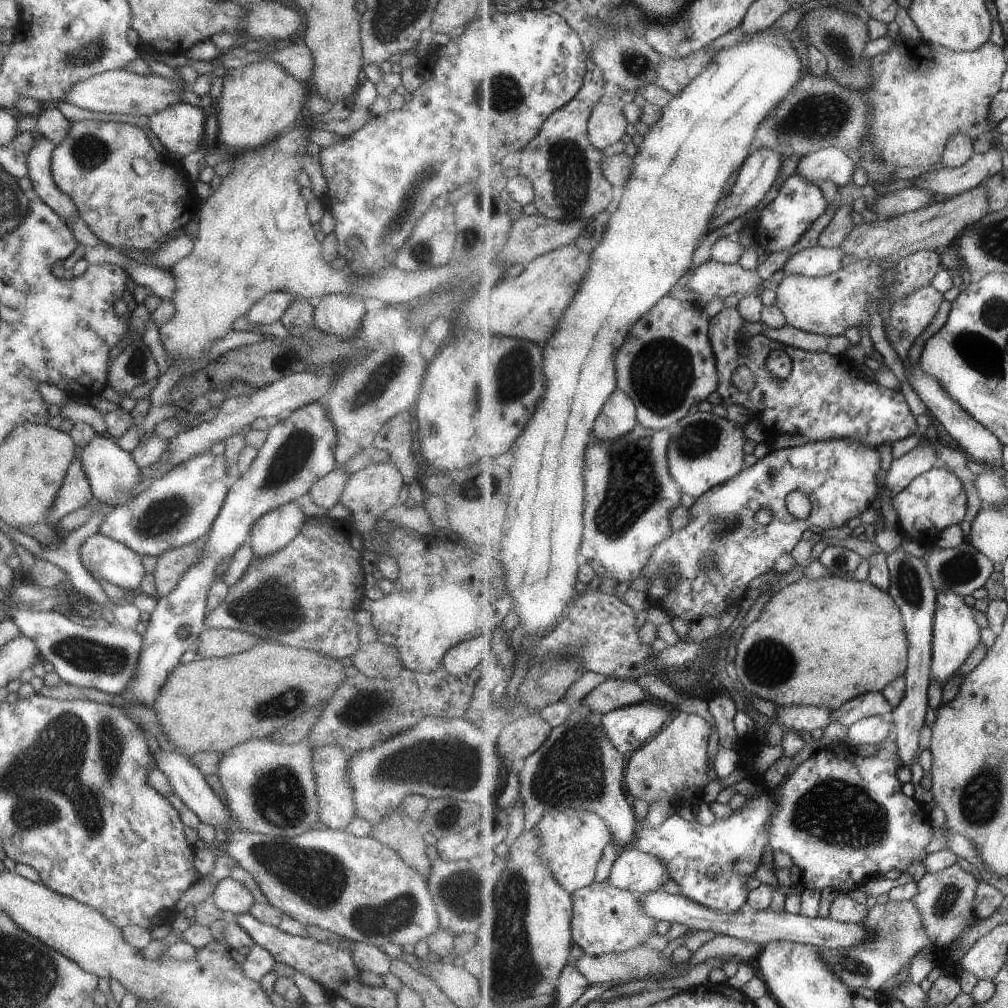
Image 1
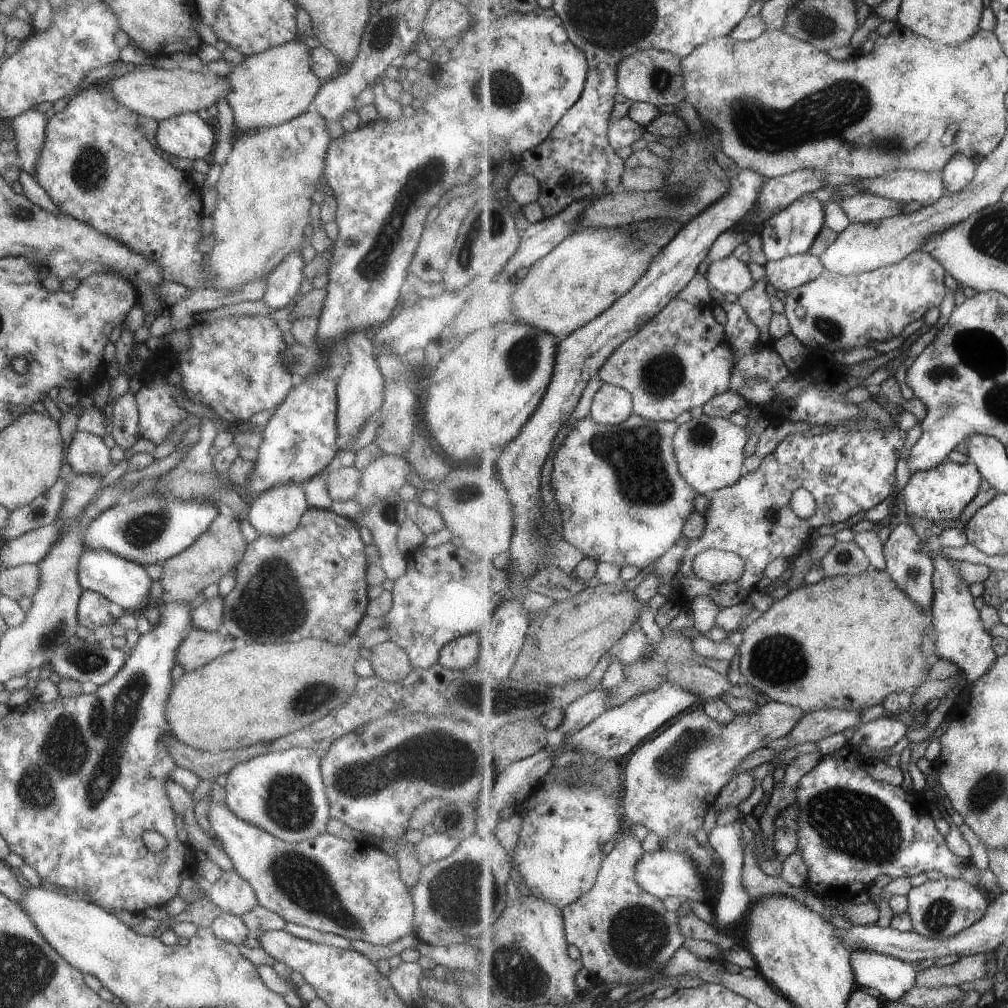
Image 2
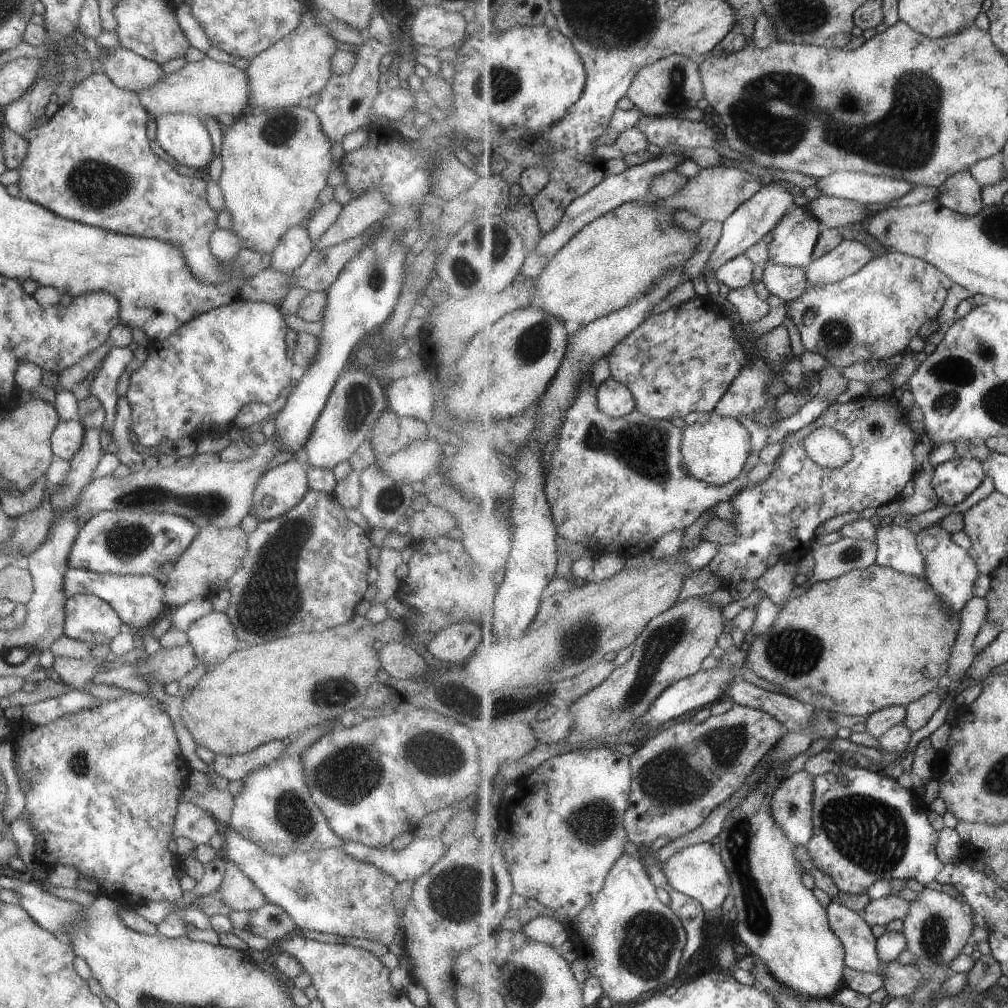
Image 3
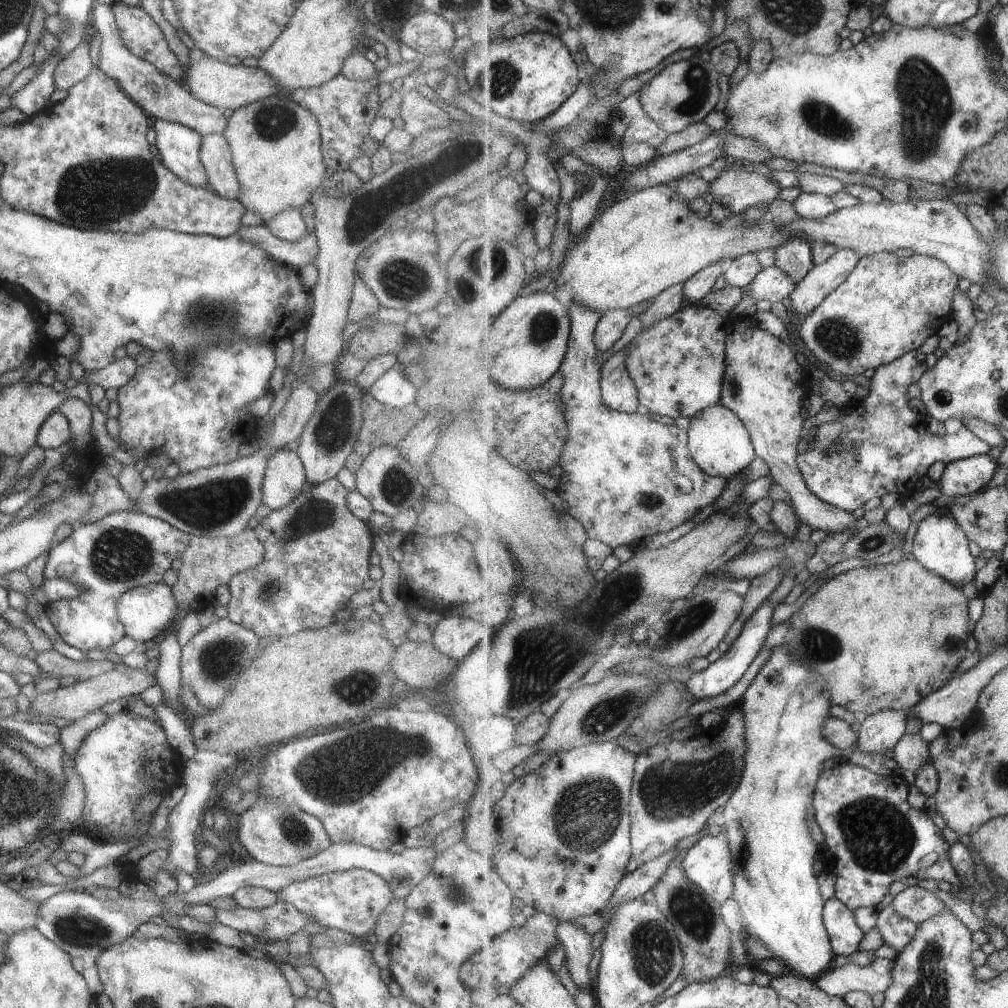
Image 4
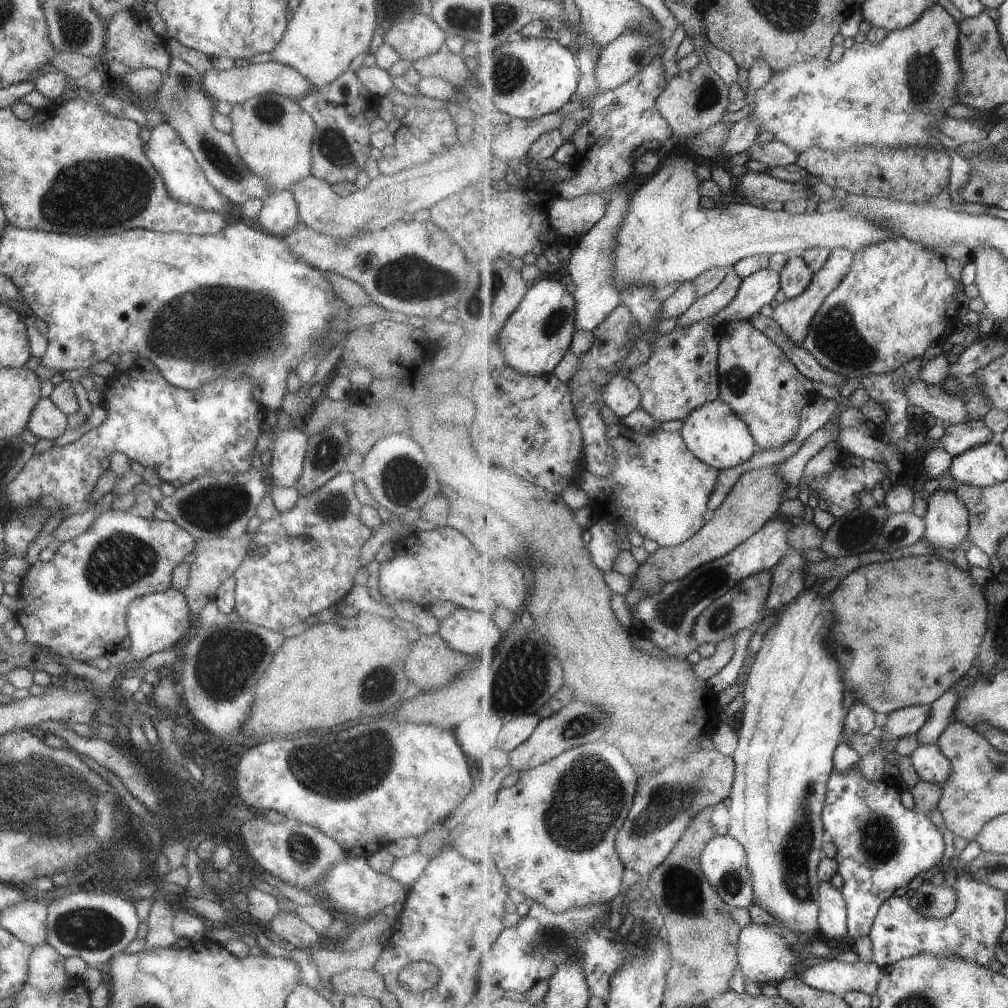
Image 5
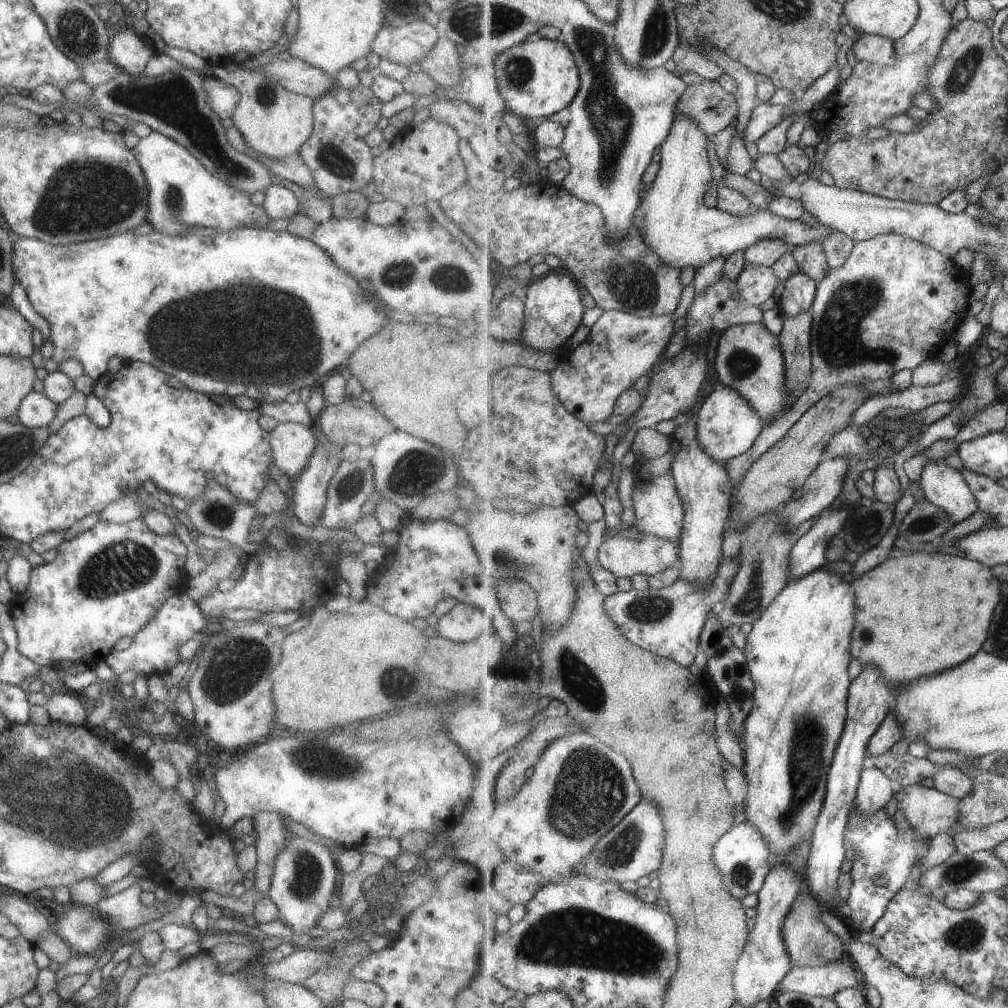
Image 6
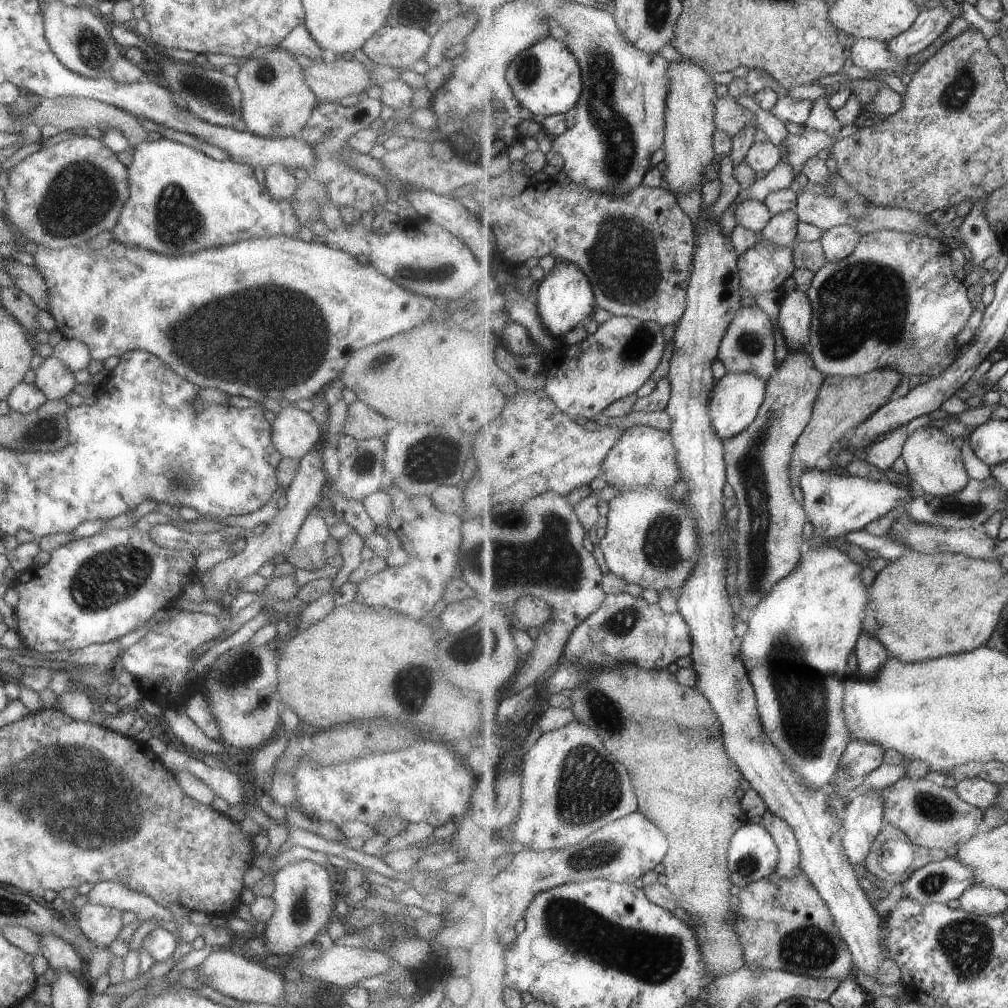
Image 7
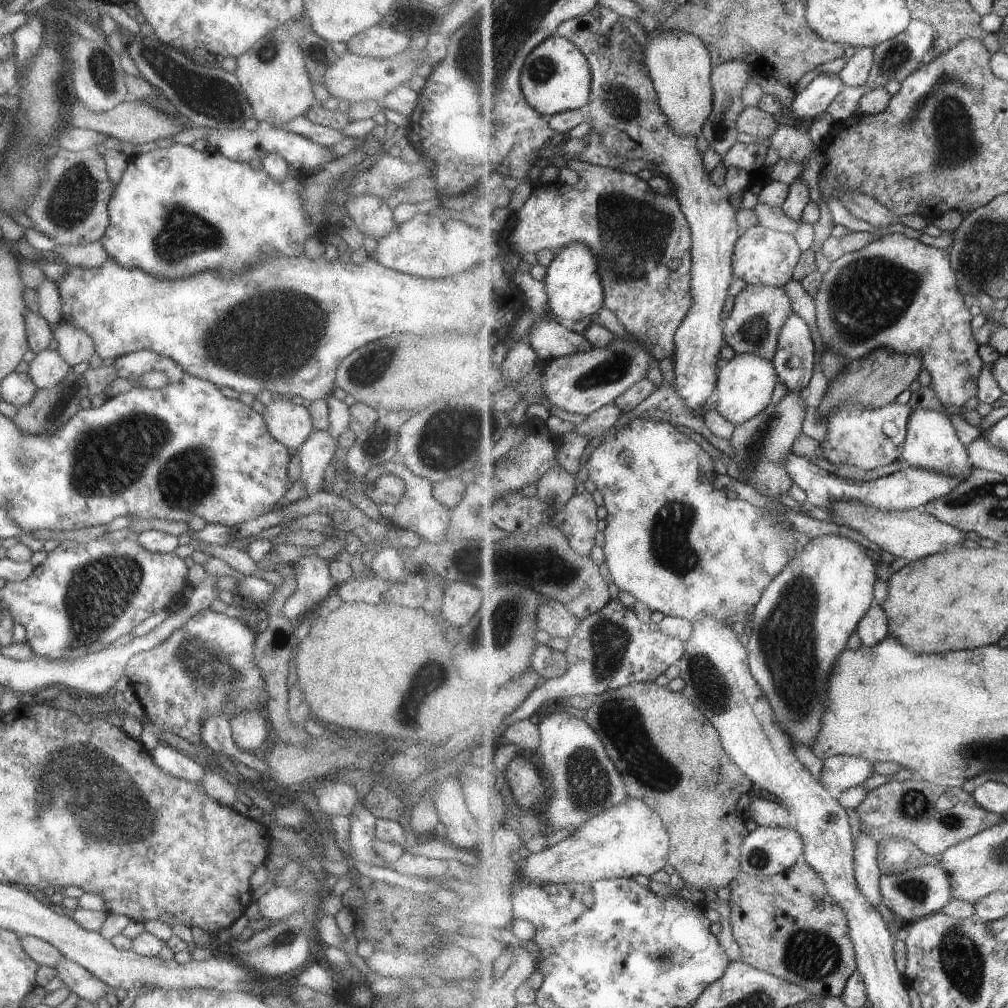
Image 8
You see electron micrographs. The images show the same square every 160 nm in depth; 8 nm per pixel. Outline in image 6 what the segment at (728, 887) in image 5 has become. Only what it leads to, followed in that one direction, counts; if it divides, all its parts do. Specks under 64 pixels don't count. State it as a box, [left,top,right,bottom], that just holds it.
[714,820,774,900]

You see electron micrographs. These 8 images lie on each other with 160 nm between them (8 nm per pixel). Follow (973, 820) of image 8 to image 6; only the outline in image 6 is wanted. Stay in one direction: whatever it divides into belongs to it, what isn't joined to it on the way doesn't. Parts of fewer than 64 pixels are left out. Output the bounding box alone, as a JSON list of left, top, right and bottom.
[895,783,960,841]

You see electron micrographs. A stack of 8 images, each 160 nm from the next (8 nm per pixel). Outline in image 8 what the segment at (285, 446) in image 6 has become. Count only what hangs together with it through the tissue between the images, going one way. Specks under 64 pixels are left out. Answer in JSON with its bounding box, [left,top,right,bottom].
[261,399,313,452]

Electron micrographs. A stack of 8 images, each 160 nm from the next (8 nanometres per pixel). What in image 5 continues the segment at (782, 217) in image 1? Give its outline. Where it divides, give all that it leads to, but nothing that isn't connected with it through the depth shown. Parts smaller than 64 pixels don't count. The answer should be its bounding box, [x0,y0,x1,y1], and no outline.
[781,256,815,300]

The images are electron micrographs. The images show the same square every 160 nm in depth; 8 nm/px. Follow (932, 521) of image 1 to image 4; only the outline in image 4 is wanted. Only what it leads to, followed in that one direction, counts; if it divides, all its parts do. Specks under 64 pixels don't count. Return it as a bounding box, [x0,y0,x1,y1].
[937,454,998,501]

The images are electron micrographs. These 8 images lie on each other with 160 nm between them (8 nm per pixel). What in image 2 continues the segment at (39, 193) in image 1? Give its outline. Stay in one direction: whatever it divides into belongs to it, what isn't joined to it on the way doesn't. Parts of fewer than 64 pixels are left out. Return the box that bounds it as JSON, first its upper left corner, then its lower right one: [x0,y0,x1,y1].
[11,108,45,176]

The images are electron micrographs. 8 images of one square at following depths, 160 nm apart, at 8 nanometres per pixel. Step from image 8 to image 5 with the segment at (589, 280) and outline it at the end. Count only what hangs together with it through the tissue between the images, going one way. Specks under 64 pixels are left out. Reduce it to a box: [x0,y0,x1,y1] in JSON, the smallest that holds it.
[495,274,576,374]

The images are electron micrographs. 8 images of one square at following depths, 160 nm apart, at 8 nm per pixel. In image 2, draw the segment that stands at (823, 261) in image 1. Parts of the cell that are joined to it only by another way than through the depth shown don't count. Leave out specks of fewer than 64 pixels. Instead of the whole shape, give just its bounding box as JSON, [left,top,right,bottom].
[764,252,826,294]

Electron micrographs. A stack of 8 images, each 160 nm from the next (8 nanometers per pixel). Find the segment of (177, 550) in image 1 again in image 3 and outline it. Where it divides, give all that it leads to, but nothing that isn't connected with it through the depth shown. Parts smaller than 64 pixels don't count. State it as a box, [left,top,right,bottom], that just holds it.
[162,526,248,610]

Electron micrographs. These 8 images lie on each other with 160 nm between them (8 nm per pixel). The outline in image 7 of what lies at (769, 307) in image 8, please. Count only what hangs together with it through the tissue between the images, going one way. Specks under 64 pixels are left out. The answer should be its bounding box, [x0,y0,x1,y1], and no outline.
[718,306,777,380]

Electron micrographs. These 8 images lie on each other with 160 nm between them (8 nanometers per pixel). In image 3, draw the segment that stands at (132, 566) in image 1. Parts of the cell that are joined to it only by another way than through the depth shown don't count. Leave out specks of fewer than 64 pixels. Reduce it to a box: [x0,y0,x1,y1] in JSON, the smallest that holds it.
[63,568,167,628]

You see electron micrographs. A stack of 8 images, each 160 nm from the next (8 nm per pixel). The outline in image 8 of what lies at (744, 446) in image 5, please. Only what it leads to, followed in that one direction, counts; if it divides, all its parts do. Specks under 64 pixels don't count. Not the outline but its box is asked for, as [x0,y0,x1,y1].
[713,354,778,427]

